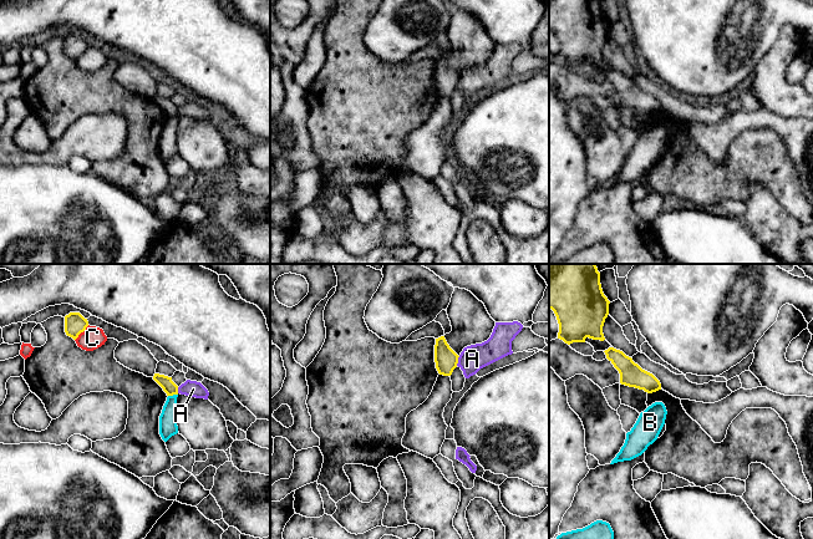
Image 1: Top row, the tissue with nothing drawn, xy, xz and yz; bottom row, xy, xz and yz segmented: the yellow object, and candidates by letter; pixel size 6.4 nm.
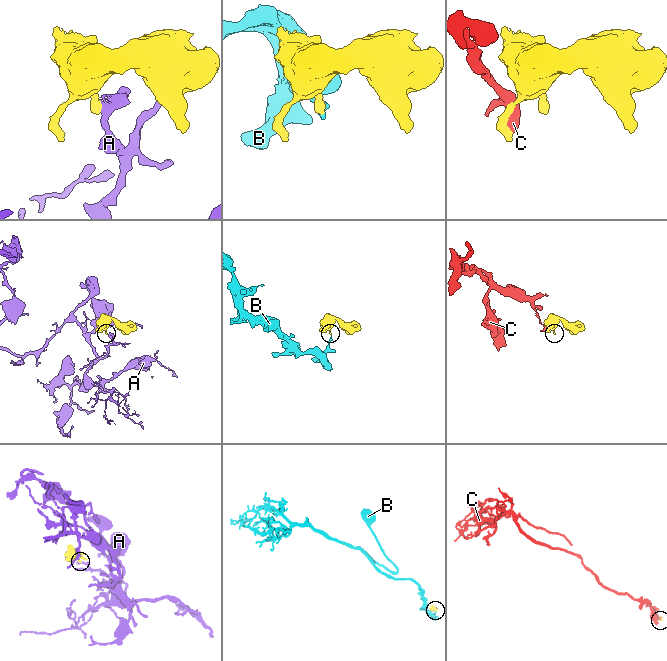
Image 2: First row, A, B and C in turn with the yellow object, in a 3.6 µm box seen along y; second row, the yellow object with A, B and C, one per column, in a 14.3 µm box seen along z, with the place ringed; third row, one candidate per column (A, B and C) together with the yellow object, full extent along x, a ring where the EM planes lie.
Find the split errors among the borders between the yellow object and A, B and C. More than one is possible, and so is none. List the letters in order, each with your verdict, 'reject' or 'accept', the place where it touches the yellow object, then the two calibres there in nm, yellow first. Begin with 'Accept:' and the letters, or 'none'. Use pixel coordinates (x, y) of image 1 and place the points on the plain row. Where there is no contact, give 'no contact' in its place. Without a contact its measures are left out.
Accept: none
A: reject; meets yellow in xz at (457, 82); 150 nm thick on the yellow side, 170 nm on the other
B: reject; meets yellow in xy at (172, 116); 90 nm thick on the yellow side, 120 nm on the other
C: reject; meets yellow in xy at (81, 52); 140 nm thick on the yellow side, 150 nm on the other

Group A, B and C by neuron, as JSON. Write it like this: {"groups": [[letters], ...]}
{"groups": [["A"], ["B"], ["C"]]}

